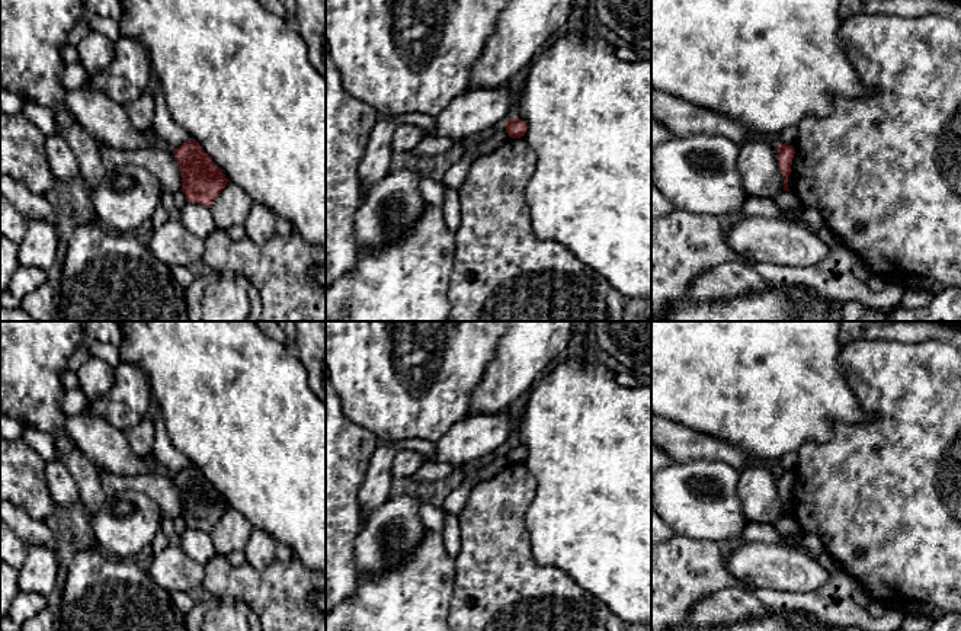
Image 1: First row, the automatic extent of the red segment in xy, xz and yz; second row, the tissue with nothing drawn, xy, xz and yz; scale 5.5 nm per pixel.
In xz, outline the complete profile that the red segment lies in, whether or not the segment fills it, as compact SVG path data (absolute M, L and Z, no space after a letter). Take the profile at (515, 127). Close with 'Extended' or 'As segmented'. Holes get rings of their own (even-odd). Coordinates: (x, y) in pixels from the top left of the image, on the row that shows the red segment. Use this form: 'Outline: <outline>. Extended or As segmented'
Outline: M510 118L504 128L510 138L520 138L526 132L526 122L519 118Z. As segmented

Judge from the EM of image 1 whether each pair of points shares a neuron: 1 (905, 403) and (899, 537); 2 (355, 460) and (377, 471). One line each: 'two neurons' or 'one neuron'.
1: one neuron
2: two neurons

